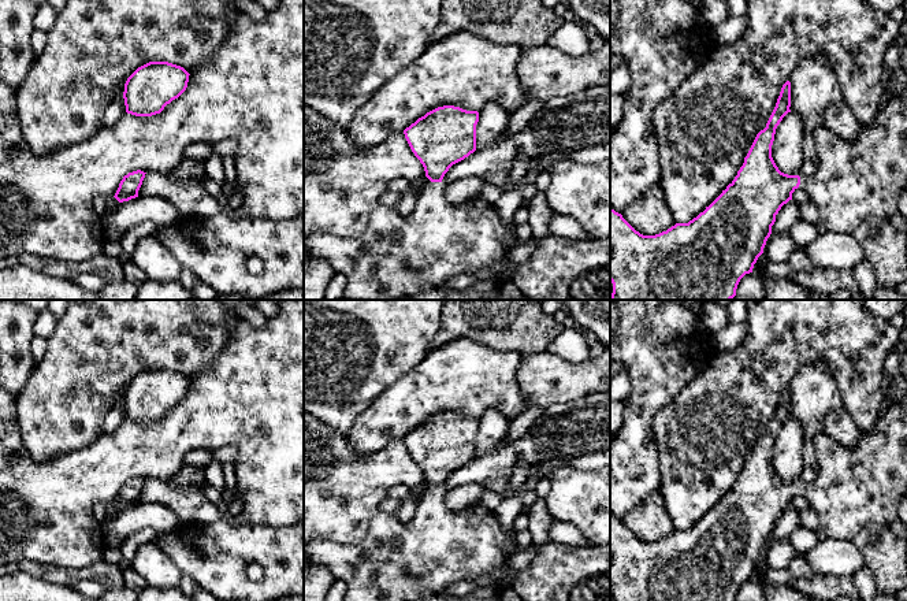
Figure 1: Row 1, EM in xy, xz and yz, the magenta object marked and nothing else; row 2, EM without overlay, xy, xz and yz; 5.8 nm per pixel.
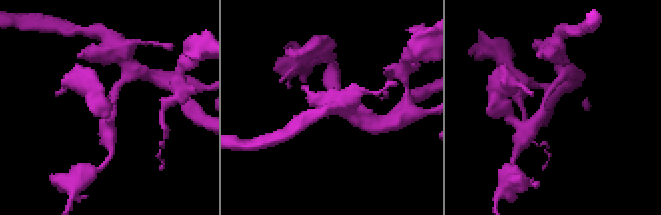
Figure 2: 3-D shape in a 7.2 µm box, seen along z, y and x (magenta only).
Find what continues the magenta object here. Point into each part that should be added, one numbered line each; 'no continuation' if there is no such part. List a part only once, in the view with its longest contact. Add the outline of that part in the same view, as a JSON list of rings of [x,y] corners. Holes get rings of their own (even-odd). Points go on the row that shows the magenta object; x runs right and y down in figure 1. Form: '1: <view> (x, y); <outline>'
1: yz (857, 185); [[[907,90],[885,96],[874,120],[859,127],[855,141],[850,142],[824,126],[814,131],[814,140],[818,168],[810,177],[800,177],[799,188],[817,204],[819,225],[826,231],[852,235],[874,270],[877,286],[897,289],[907,279],[907,219],[897,208],[897,200],[907,189]]]

